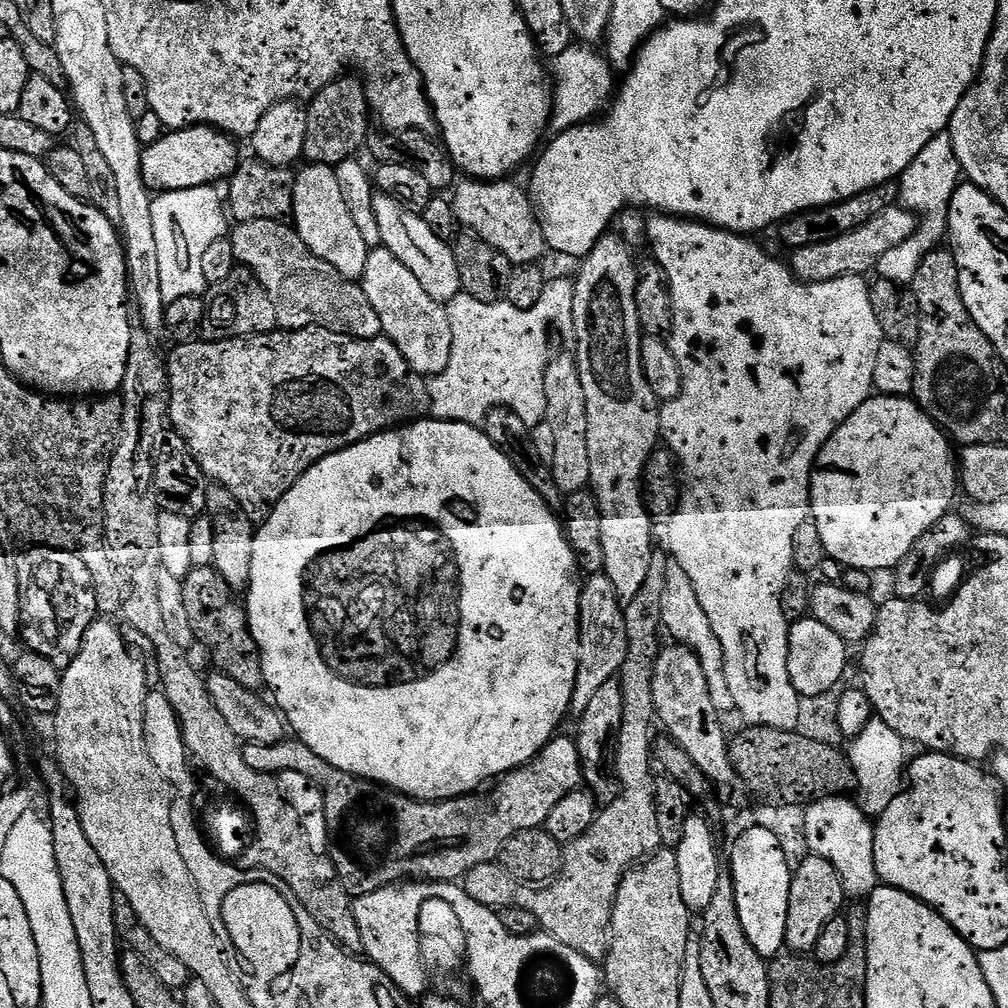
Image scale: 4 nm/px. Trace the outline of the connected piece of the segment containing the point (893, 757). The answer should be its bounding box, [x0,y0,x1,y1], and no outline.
[846,718,904,817]

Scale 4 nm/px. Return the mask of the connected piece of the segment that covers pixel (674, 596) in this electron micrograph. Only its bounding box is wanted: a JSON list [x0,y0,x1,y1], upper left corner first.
[662,562,734,714]

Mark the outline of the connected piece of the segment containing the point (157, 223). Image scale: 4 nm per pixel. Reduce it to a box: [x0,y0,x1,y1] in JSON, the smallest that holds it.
[152,186,230,304]

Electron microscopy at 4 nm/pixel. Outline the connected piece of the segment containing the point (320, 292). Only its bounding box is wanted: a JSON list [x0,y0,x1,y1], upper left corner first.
[230,220,381,340]

